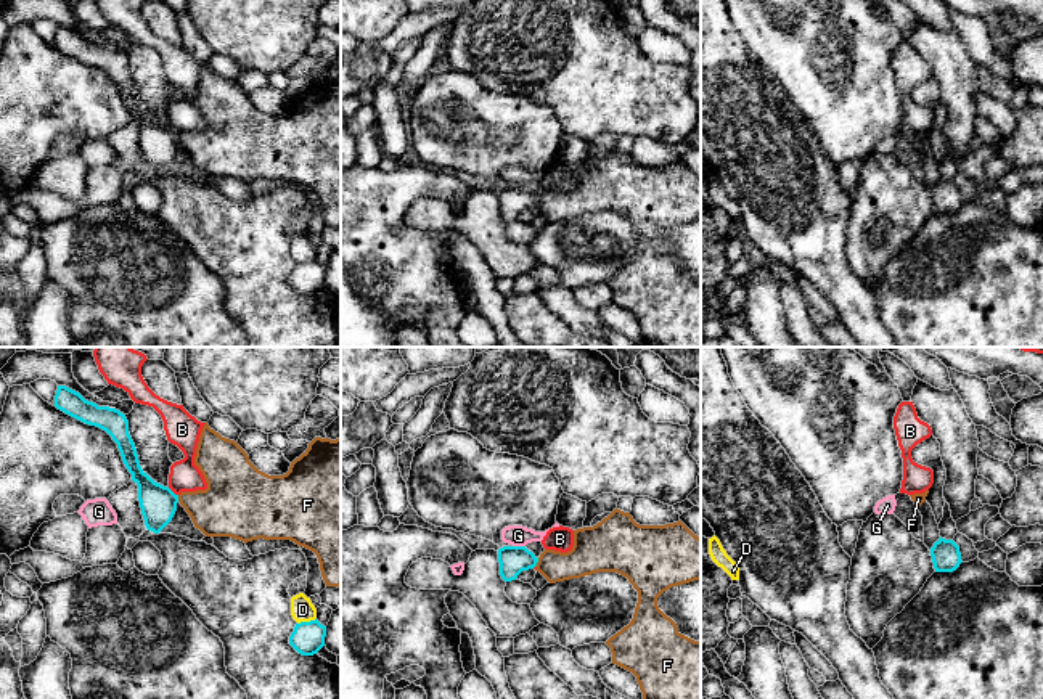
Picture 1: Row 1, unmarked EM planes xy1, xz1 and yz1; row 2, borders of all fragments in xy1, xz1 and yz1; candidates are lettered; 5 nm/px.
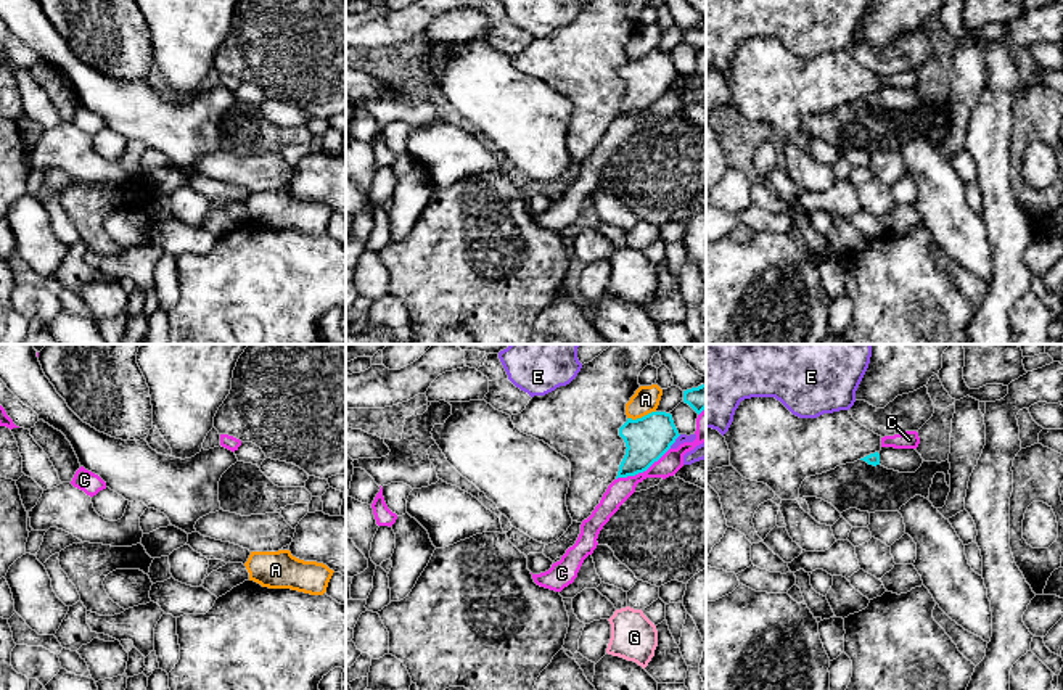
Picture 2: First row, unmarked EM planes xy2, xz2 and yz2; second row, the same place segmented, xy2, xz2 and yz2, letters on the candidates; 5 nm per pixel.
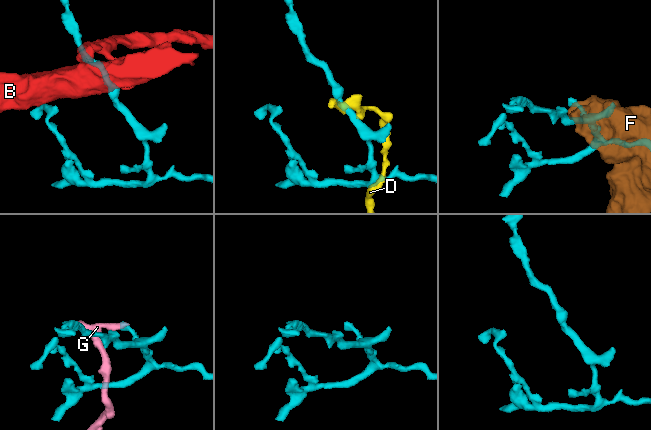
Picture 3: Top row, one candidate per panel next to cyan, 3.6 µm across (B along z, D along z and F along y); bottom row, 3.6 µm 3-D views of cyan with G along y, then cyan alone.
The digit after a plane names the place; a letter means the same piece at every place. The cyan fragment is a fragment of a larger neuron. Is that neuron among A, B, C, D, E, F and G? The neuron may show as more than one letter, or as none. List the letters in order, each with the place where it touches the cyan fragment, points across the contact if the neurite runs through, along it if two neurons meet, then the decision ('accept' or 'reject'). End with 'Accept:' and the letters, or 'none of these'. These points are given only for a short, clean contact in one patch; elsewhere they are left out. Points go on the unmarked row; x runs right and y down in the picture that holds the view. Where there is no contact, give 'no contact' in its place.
A: meets cyan in xz2 at (642, 57); reject
B: meets cyan in xy1 at (171, 130); border along xy1 (167, 127), (177, 135); reject
C: meets cyan in xz2 at (642, 111); reject
D: meets cyan in xy1 at (306, 262); reject
E: meets cyan in xz2 at (674, 81); reject
F: meets cyan in xz1 at (537, 201); border along xz1 (539, 198), (534, 206); reject
G: meets cyan in xz1 at (519, 187); reject
Accept: none of these

